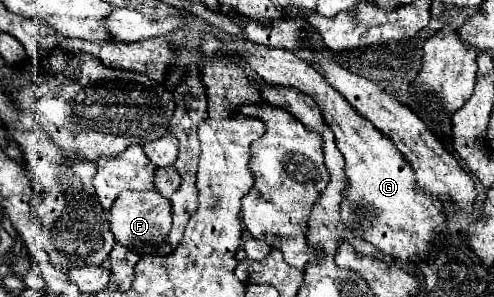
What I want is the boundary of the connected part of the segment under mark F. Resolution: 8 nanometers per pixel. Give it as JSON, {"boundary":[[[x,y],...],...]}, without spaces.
{"boundary":[[[124,190],[116,198],[114,206],[110,208],[108,220],[110,220],[110,232],[114,234],[118,244],[128,246],[130,250],[136,250],[138,254],[148,254],[154,248],[160,248],[166,244],[166,238],[172,226],[172,206],[156,190],[150,190],[150,192]]]}

